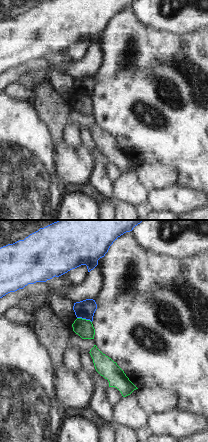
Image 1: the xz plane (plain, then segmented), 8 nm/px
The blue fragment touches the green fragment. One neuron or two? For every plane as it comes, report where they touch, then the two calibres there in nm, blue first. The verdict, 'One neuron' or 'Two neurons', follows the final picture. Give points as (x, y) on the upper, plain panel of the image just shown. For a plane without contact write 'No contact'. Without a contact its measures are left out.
Touches blue at (84, 94). Thickness 150 nm (blue) against 150 nm

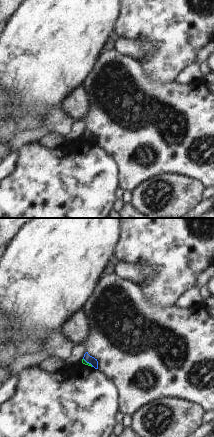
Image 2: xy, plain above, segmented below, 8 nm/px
Touches blue at (88, 138). Thickness 70 nm (blue) against 30 nm

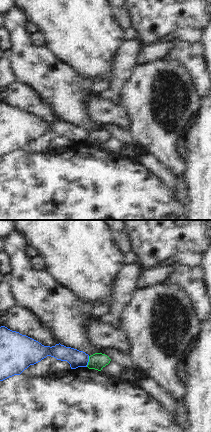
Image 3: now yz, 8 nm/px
Touches blue at (88, 137). Thickness 140 nm (blue) against 140 nm

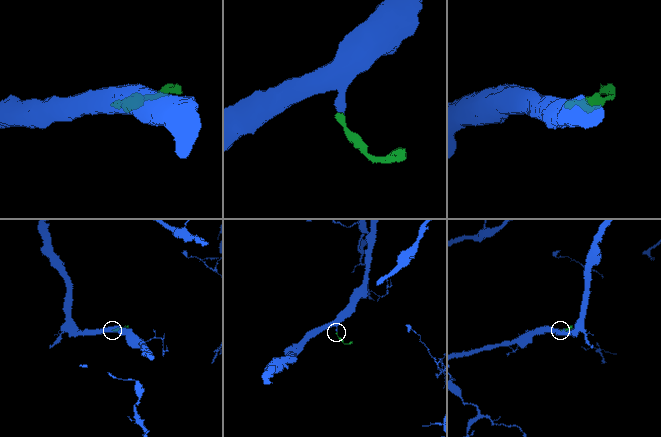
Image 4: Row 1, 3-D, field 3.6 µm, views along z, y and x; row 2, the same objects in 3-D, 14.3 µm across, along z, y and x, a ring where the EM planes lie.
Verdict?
Two neurons

